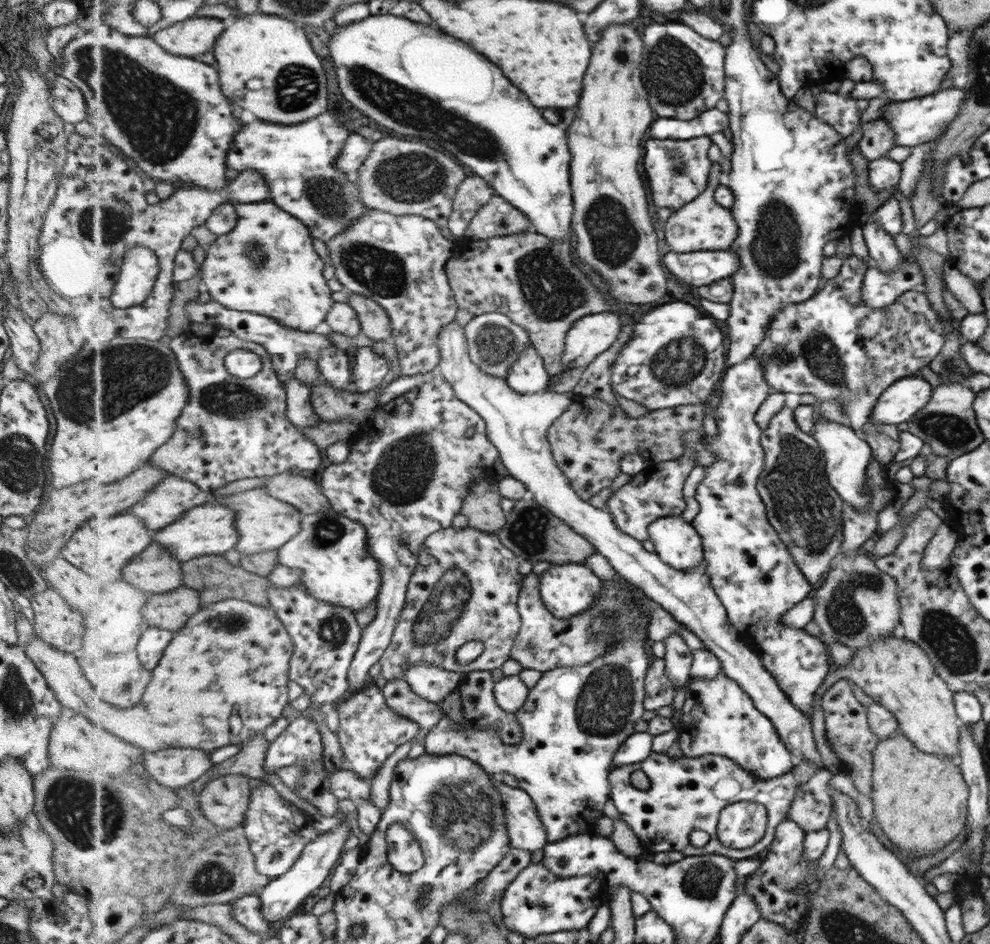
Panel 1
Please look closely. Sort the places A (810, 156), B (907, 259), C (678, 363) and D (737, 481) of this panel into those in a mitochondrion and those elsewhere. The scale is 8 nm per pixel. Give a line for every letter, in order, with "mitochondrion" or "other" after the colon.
A: other
B: other
C: mitochondrion
D: mitochondrion

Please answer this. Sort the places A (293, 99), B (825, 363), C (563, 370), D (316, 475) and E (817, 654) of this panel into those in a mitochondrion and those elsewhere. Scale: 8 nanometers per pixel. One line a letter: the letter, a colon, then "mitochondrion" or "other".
A: mitochondrion
B: mitochondrion
C: other
D: other
E: other

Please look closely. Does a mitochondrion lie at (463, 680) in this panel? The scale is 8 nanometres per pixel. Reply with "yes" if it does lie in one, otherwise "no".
no

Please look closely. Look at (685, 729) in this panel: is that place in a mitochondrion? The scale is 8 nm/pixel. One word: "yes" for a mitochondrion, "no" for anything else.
no

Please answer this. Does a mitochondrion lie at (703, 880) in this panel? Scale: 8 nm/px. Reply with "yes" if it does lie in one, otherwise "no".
yes

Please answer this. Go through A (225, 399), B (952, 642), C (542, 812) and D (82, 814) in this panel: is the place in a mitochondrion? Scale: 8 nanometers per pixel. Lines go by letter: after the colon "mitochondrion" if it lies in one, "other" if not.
A: mitochondrion
B: mitochondrion
C: other
D: mitochondrion

